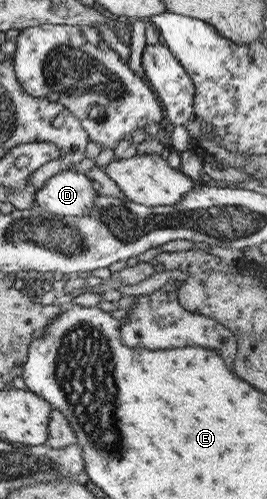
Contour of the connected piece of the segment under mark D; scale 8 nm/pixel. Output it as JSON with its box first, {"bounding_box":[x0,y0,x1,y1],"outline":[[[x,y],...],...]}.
{"bounding_box":[34,170,96,221],"outline":[[[64,170],[48,178],[42,187],[34,193],[34,206],[41,208],[45,215],[52,214],[60,216],[72,216],[76,221],[84,216],[87,217],[93,205],[93,198],[96,193],[92,187],[90,177],[84,173],[78,173],[74,170]]]}

